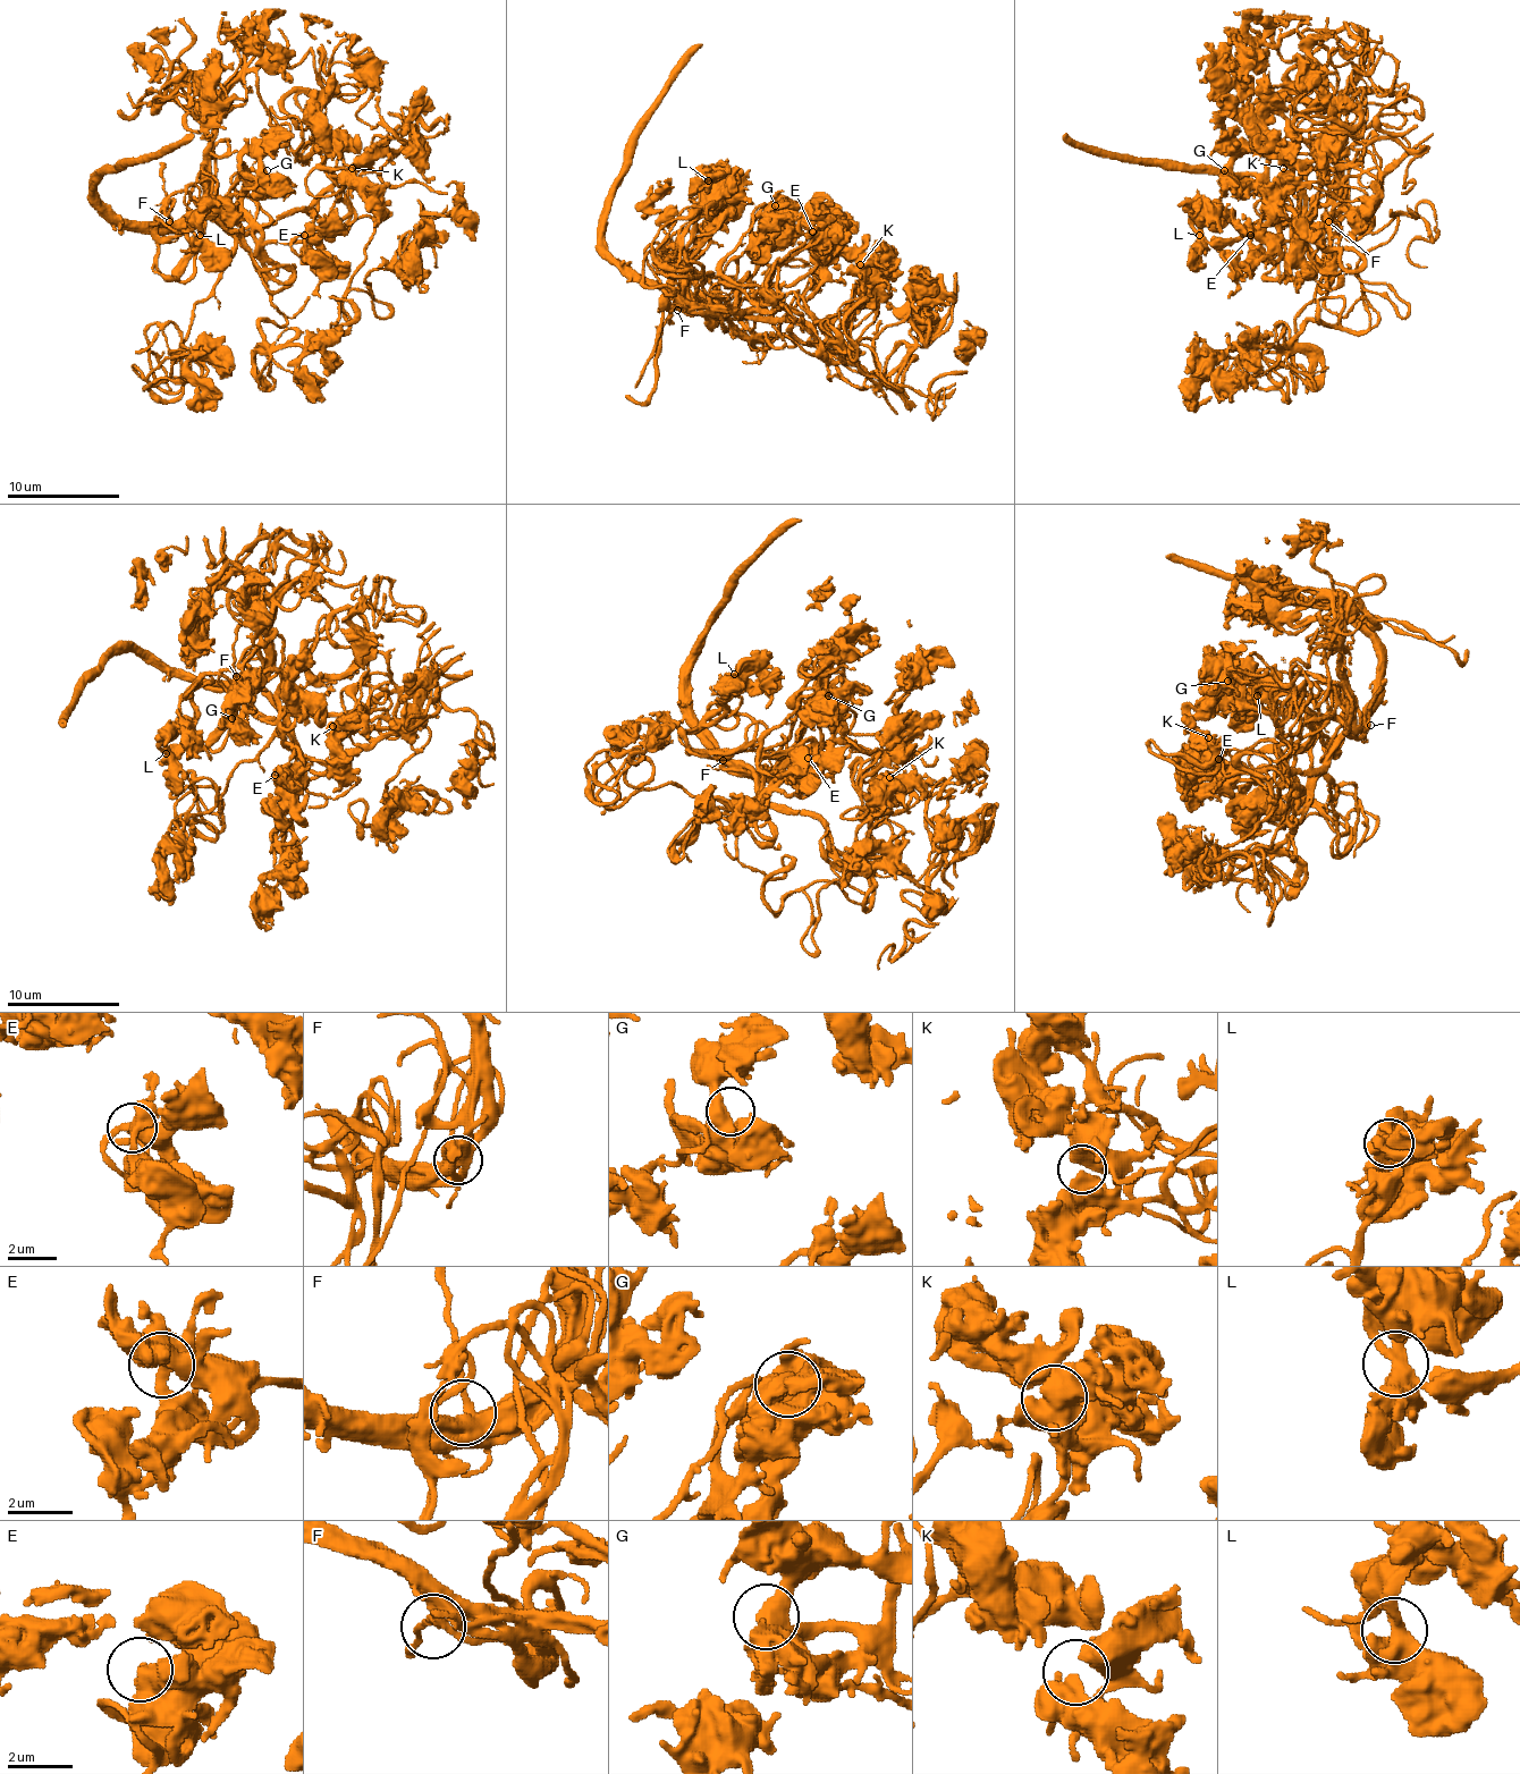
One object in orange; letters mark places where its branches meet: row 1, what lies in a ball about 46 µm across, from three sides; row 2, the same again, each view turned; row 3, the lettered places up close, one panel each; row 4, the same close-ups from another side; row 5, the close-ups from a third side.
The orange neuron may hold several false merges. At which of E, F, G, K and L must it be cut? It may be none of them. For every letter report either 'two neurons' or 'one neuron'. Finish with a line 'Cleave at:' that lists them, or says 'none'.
E: one neuron
F: one neuron
G: one neuron
K: one neuron
L: one neuron
Cleave at: none

